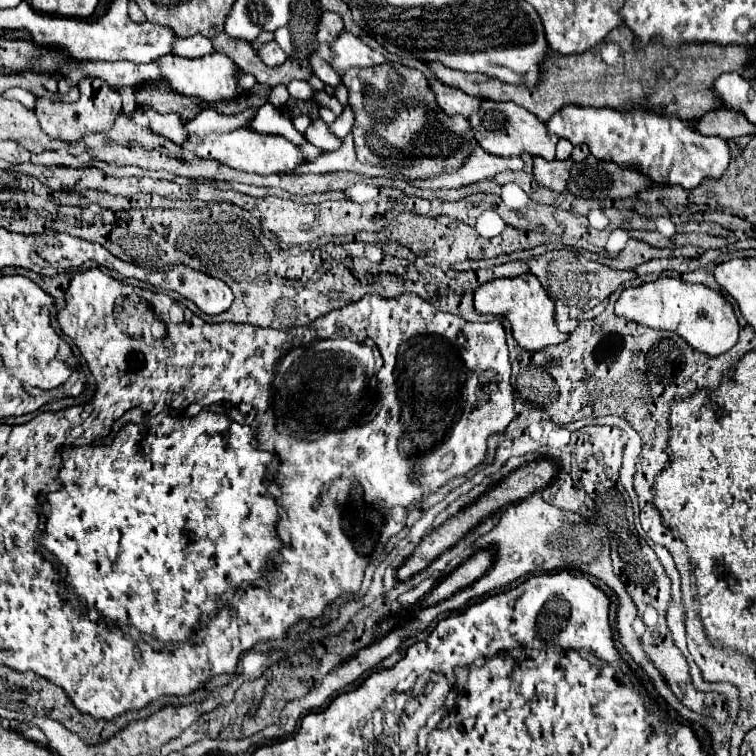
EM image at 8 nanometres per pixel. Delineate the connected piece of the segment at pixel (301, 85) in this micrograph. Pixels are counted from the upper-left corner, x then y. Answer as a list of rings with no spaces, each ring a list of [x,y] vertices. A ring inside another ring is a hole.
[[[293,80],[287,85],[289,94],[297,99],[302,101],[312,100],[314,89],[308,84],[307,81],[303,80]]]

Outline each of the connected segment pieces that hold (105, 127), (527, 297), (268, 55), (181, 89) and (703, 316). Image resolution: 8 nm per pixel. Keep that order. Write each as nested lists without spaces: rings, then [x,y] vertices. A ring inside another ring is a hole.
[[[81,79],[79,81],[81,97],[77,103],[53,103],[45,97],[37,97],[35,101],[35,117],[43,129],[43,133],[51,139],[61,139],[65,143],[75,145],[89,133],[103,133],[109,131],[121,113],[121,97],[115,89],[105,85],[101,79]]]
[[[523,275],[515,279],[497,279],[497,281],[489,281],[477,287],[475,289],[475,309],[479,313],[491,313],[491,315],[501,315],[509,319],[515,341],[527,351],[537,351],[547,345],[557,345],[563,341],[561,331],[555,325],[553,301],[547,297],[539,279],[535,279],[533,275],[527,275],[527,277]]]
[[[271,41],[271,43],[265,43],[259,51],[257,51],[259,59],[269,65],[269,67],[277,67],[281,63],[287,61],[287,55],[283,53],[283,49],[277,45],[277,41]]]
[[[209,53],[197,59],[187,59],[179,55],[163,55],[155,59],[159,71],[161,71],[161,81],[169,83],[173,91],[181,95],[191,95],[191,97],[201,97],[205,101],[219,101],[219,99],[235,99],[243,93],[247,93],[257,81],[249,73],[239,73],[239,85],[235,85],[235,69],[237,65],[233,59],[229,59],[225,53]]]
[[[657,279],[637,289],[625,289],[615,303],[615,313],[653,329],[675,331],[693,349],[709,357],[727,353],[739,337],[739,323],[733,315],[733,307],[719,291],[707,289],[705,285],[683,283],[679,279]]]

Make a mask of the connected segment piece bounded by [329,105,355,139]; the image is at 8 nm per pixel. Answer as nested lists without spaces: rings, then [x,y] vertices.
[[[347,105],[347,111],[343,111],[343,113],[337,117],[337,121],[329,125],[329,129],[331,129],[337,137],[343,139],[343,137],[347,137],[347,135],[351,133],[351,129],[353,129],[353,121],[355,121],[353,109],[351,109],[351,105]]]

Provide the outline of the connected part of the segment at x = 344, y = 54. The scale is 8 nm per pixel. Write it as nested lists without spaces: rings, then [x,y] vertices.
[[[341,31],[339,37],[329,43],[331,47],[331,67],[339,73],[339,77],[343,77],[349,69],[353,67],[373,67],[373,65],[379,65],[379,63],[385,63],[385,57],[371,49],[369,45],[365,45],[359,37],[355,37],[353,33],[349,31]]]

